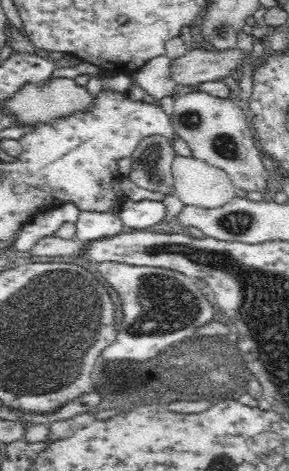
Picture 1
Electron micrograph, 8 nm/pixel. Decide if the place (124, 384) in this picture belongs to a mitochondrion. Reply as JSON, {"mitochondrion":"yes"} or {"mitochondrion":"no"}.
{"mitochondrion":"no"}

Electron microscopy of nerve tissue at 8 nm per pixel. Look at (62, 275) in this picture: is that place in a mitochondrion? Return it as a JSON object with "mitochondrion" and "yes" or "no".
{"mitochondrion":"yes"}

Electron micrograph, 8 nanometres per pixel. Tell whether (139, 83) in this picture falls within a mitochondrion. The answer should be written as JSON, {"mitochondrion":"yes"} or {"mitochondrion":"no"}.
{"mitochondrion":"no"}

